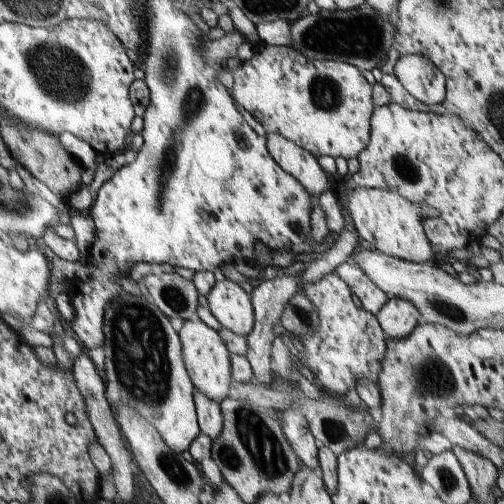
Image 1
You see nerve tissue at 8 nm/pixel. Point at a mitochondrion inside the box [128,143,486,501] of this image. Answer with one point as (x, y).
(256, 447)

